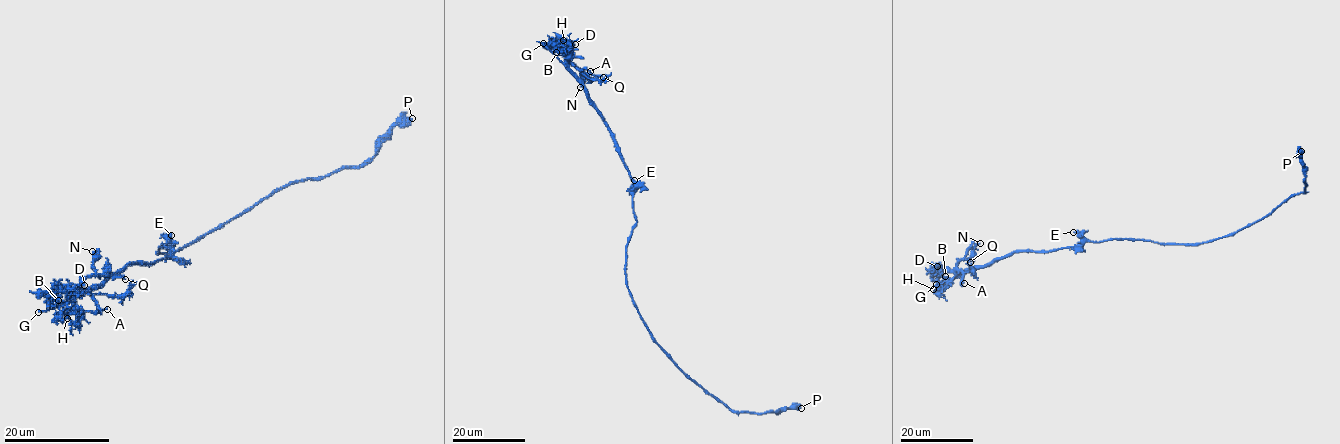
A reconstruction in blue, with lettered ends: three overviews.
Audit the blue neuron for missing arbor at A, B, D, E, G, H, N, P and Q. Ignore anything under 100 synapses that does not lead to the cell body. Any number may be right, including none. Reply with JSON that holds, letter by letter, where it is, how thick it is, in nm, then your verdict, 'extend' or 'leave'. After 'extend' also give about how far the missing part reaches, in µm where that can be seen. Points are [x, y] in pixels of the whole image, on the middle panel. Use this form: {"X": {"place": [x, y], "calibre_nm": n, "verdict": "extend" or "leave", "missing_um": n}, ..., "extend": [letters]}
{"A": {"place": [590, 71], "calibre_nm": 150, "verdict": "leave"}, "B": {"place": [556, 52], "calibre_nm": 150, "verdict": "leave"}, "D": {"place": [575, 44], "calibre_nm": 140, "verdict": "leave"}, "E": {"place": [634, 180], "calibre_nm": 220, "verdict": "leave"}, "G": {"place": [543, 43], "calibre_nm": 280, "verdict": "extend", "missing_um": 60}, "H": {"place": [563, 40], "calibre_nm": 140, "verdict": "leave"}, "N": {"place": [580, 87], "calibre_nm": 170, "verdict": "leave"}, "P": {"place": [801, 408], "calibre_nm": 500, "verdict": "leave"}, "Q": {"place": [603, 77], "calibre_nm": 180, "verdict": "leave"}, "extend": ["G"]}

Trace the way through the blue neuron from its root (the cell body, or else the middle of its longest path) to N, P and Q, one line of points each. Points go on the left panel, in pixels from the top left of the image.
N: (158, 251), (174, 246), (170, 256), (130, 263), (103, 284), (75, 294), (95, 272), (92, 251)
P: (158, 251), (182, 248), (283, 187), (362, 167), (393, 126), (405, 125), (412, 118)
Q: (158, 251), (174, 246), (170, 256), (130, 263), (103, 284), (75, 294), (87, 277), (125, 279)

